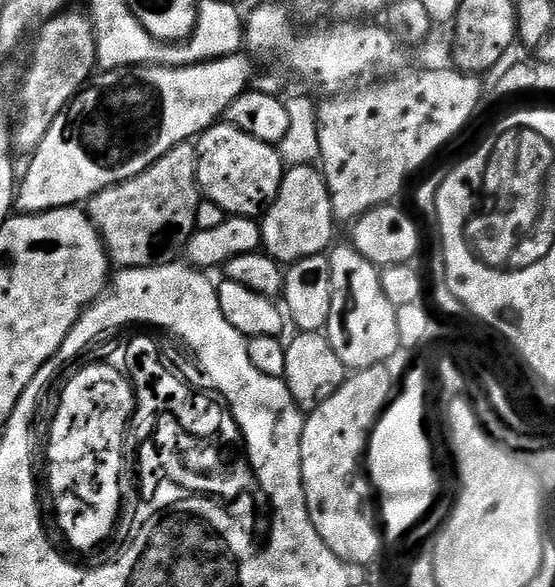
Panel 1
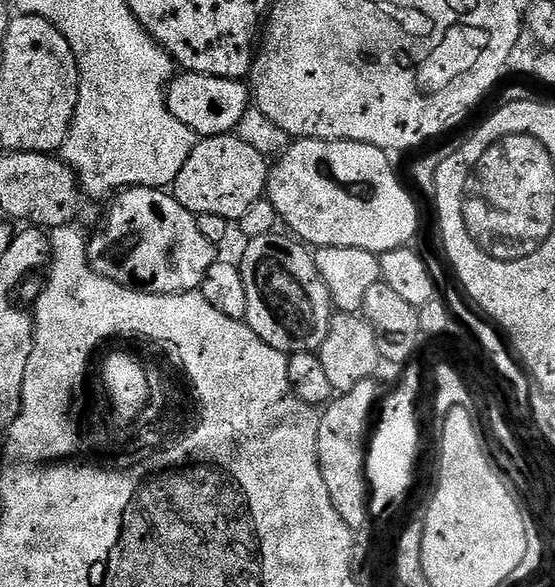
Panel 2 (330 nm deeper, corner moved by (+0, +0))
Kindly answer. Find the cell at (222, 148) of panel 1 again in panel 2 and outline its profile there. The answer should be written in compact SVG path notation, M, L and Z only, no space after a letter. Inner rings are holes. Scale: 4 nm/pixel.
M236 135L205 136L196 143L190 158L186 158L174 185L174 195L183 208L197 216L218 214L218 218L239 222L246 210L265 195L269 171L266 157Z

